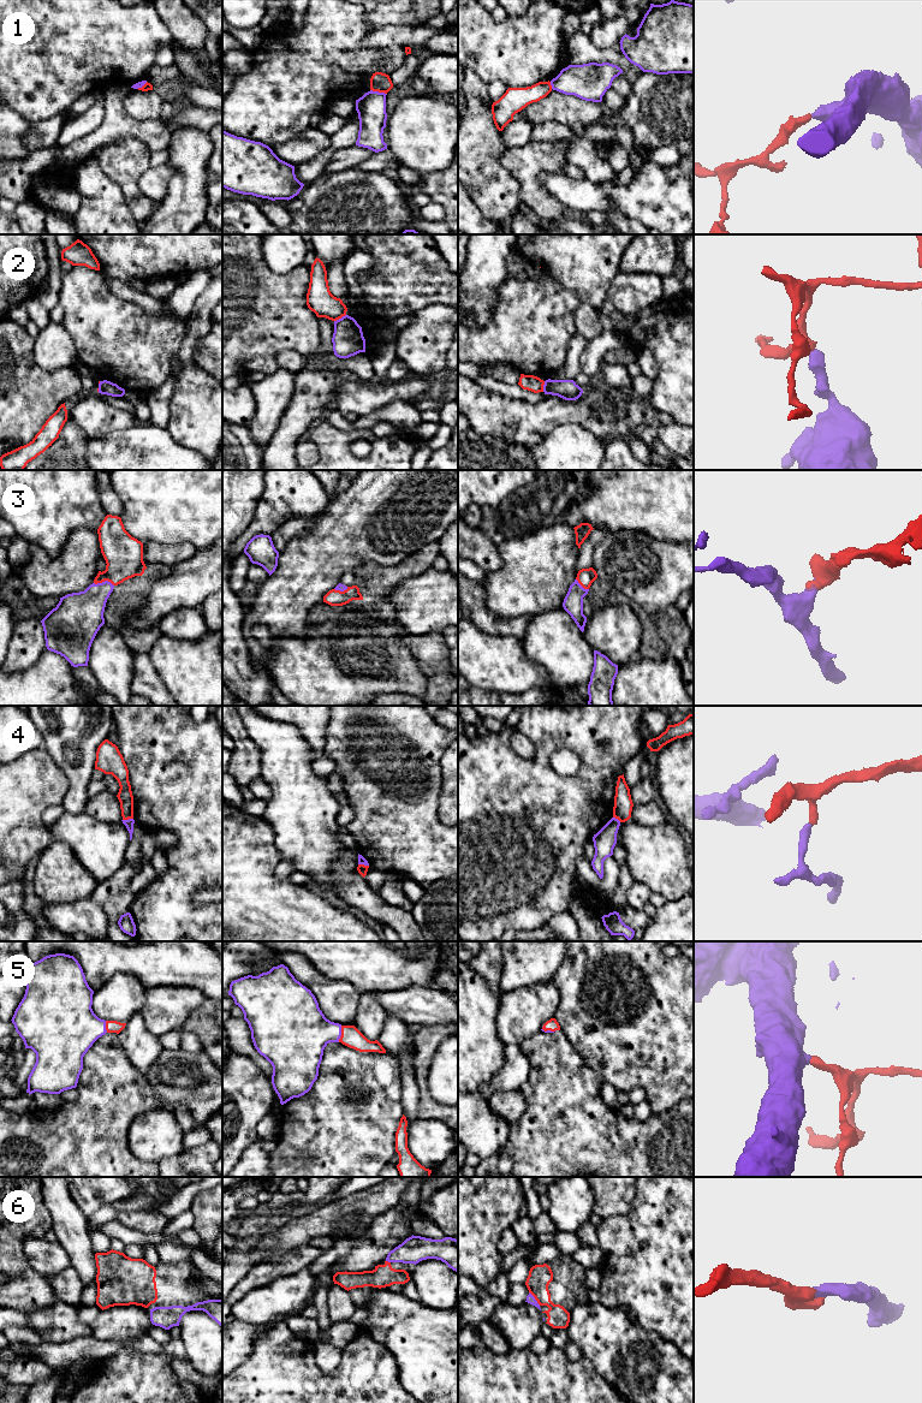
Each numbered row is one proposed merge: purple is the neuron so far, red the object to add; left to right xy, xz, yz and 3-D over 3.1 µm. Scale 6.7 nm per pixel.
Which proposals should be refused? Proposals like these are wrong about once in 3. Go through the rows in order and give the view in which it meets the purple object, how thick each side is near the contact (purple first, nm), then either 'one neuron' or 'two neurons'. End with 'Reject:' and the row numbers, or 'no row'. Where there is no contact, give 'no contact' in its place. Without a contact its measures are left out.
1: contact in xz; calibres 190 and 130 nm; two neurons
2: contact in xz; calibres 220 and 180 nm; two neurons
3: contact in xy; calibres 280 and 260 nm; one neuron
4: contact in xy; calibres 60 and 100 nm; two neurons
5: contact in xz; calibres 360 and 140 nm; one neuron
6: contact in yz; calibres 60 and 160 nm; one neuron
Reject: 1, 2, 4

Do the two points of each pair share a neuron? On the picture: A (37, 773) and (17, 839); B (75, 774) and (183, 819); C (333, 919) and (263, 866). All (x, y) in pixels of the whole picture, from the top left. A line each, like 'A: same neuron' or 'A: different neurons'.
A: same neuron
B: different neurons
C: same neuron

